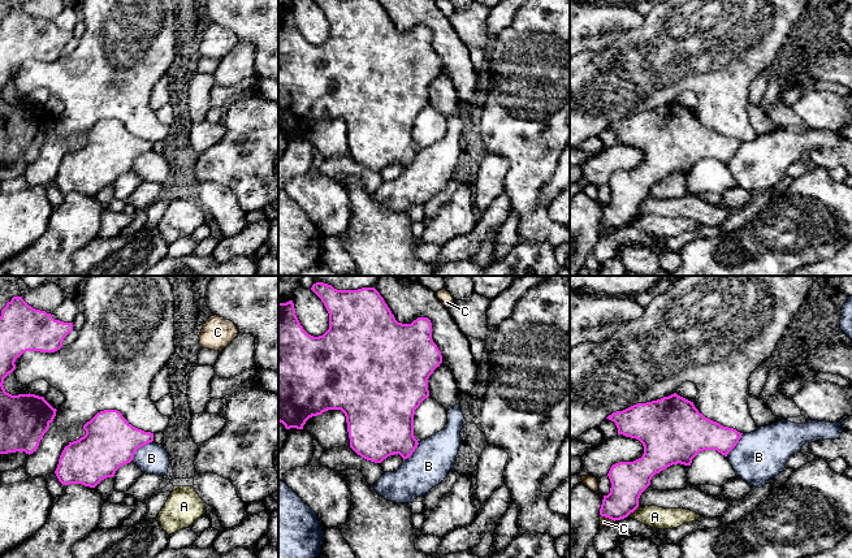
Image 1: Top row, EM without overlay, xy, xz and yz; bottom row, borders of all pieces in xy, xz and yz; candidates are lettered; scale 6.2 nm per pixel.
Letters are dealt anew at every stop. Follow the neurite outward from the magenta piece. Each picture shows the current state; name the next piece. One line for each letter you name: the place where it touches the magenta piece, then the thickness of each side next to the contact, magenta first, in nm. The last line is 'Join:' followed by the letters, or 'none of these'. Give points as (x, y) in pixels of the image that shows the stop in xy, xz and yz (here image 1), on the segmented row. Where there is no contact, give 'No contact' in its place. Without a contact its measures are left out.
B: Touches magenta at xy (139, 446). Thickness 320 nm (magenta) against 190 nm
Join: B

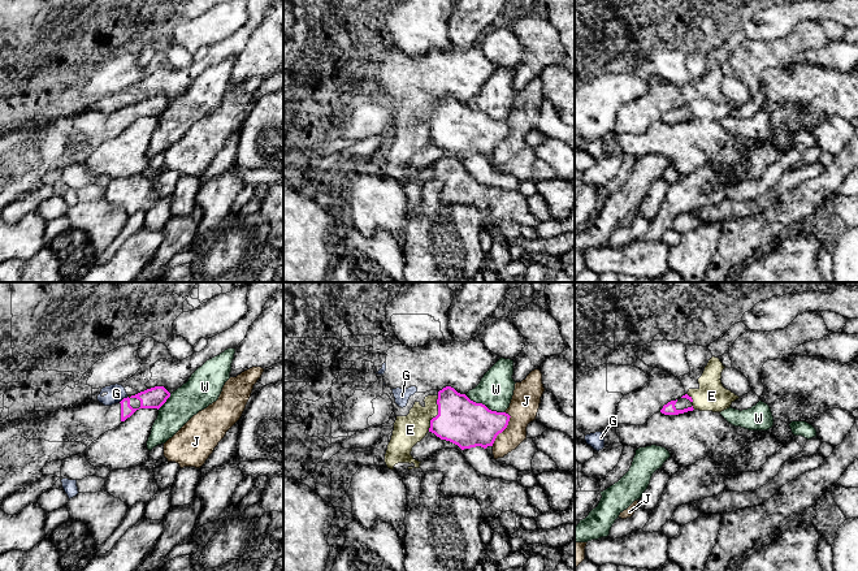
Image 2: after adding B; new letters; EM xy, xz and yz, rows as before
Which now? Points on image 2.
E: Touches magenta at xz (438, 414). Thickness 280 nm (magenta) against 180 nm
Join: E

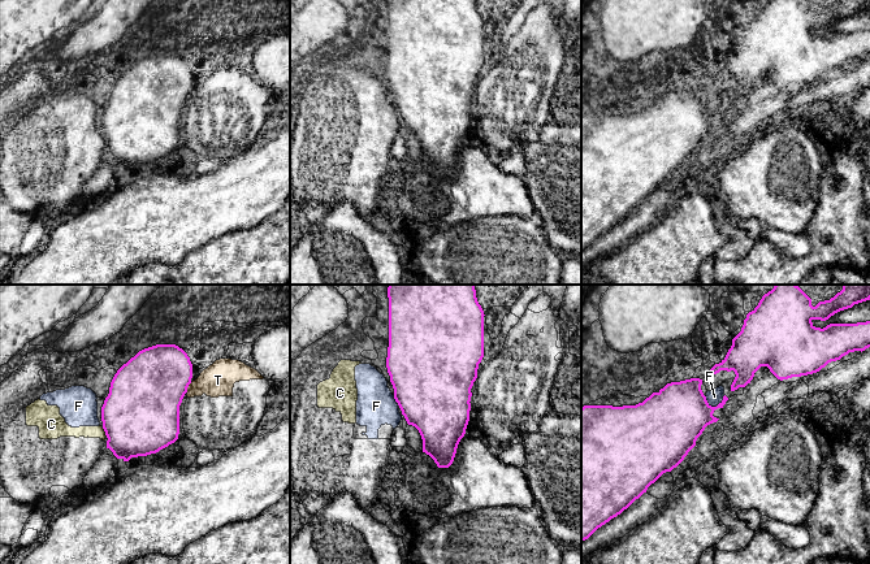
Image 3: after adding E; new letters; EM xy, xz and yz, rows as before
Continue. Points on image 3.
Join: none of these

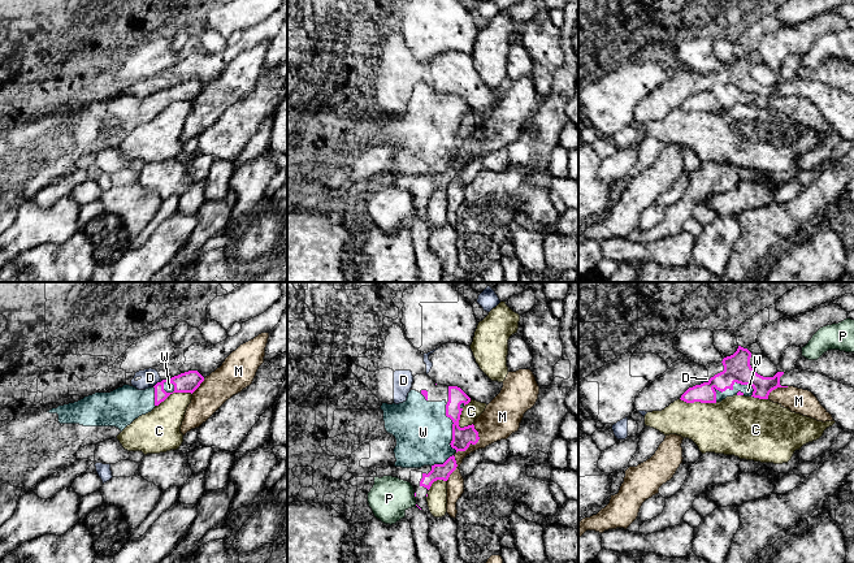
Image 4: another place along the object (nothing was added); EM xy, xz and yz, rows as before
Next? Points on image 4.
W: Touches magenta at yz (733, 384). Thickness 170 nm (magenta) against 70 nm
Join: W

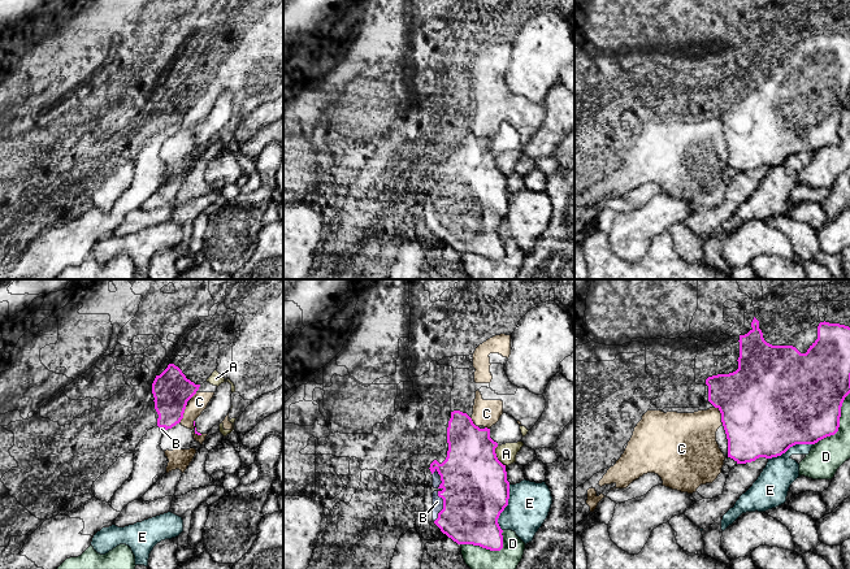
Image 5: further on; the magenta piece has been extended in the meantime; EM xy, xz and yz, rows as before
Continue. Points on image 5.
B: Touches magenta at xz (443, 507). Thickness 400 nm (magenta) against 60 nm
Join: B

